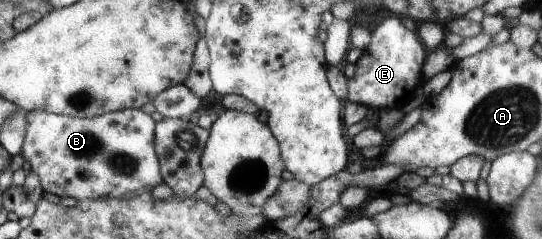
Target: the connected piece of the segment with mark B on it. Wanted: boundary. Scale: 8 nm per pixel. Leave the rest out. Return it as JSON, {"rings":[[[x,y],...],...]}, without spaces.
{"rings":[[[126,108],[93,118],[45,111],[27,112],[29,131],[22,155],[40,178],[43,191],[76,201],[141,196],[163,182],[153,151],[153,119],[139,108]]]}

